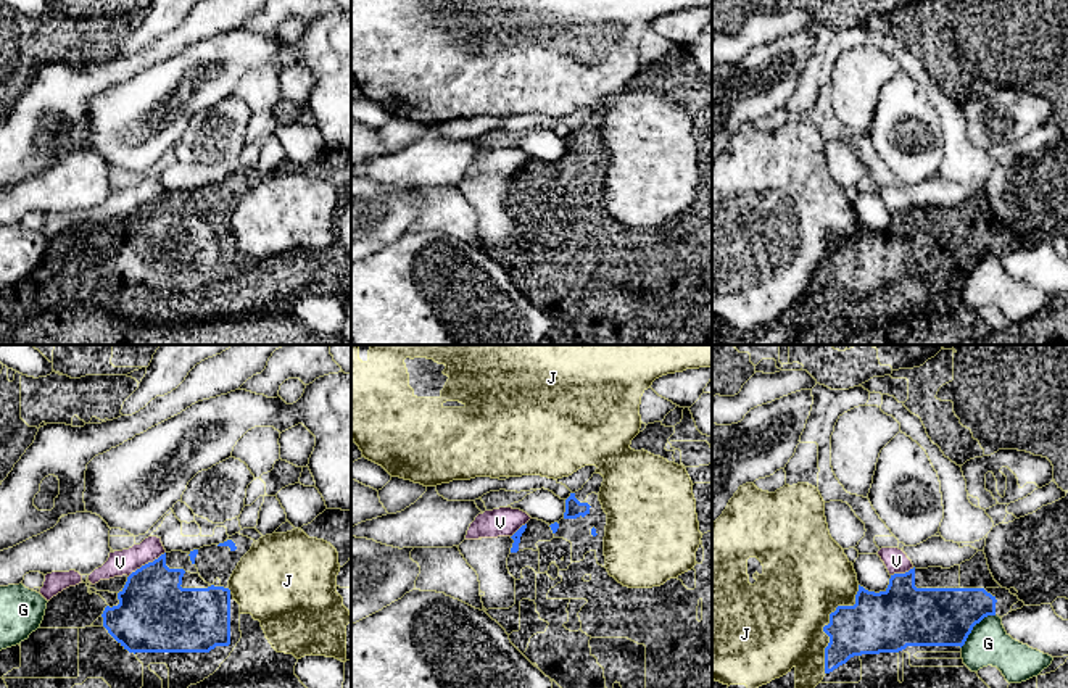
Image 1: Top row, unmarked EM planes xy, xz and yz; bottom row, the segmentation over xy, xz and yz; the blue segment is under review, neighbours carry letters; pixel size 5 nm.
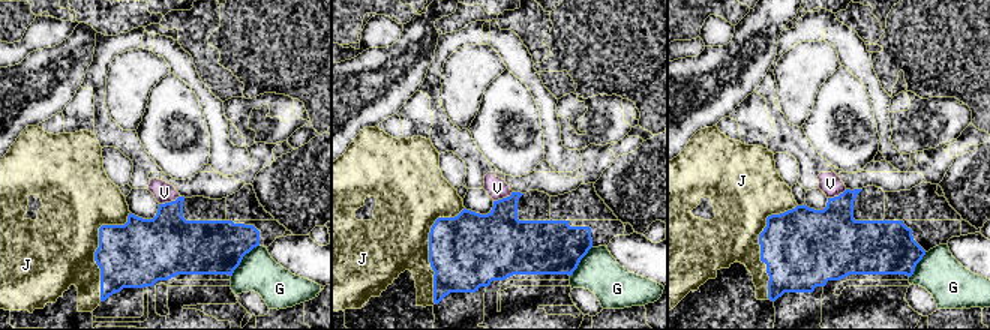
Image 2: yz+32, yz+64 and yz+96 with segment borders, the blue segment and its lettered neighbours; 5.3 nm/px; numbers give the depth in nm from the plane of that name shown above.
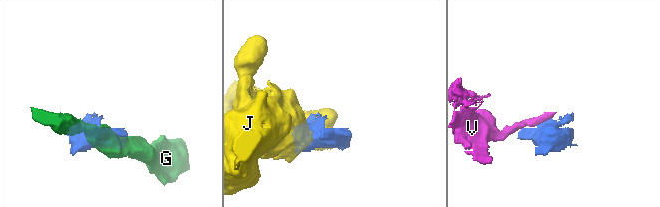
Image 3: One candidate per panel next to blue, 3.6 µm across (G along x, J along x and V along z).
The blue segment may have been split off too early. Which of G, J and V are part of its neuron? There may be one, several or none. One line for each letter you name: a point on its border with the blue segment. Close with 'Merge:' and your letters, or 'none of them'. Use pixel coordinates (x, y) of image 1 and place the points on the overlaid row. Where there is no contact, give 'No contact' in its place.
Merge: none of them

